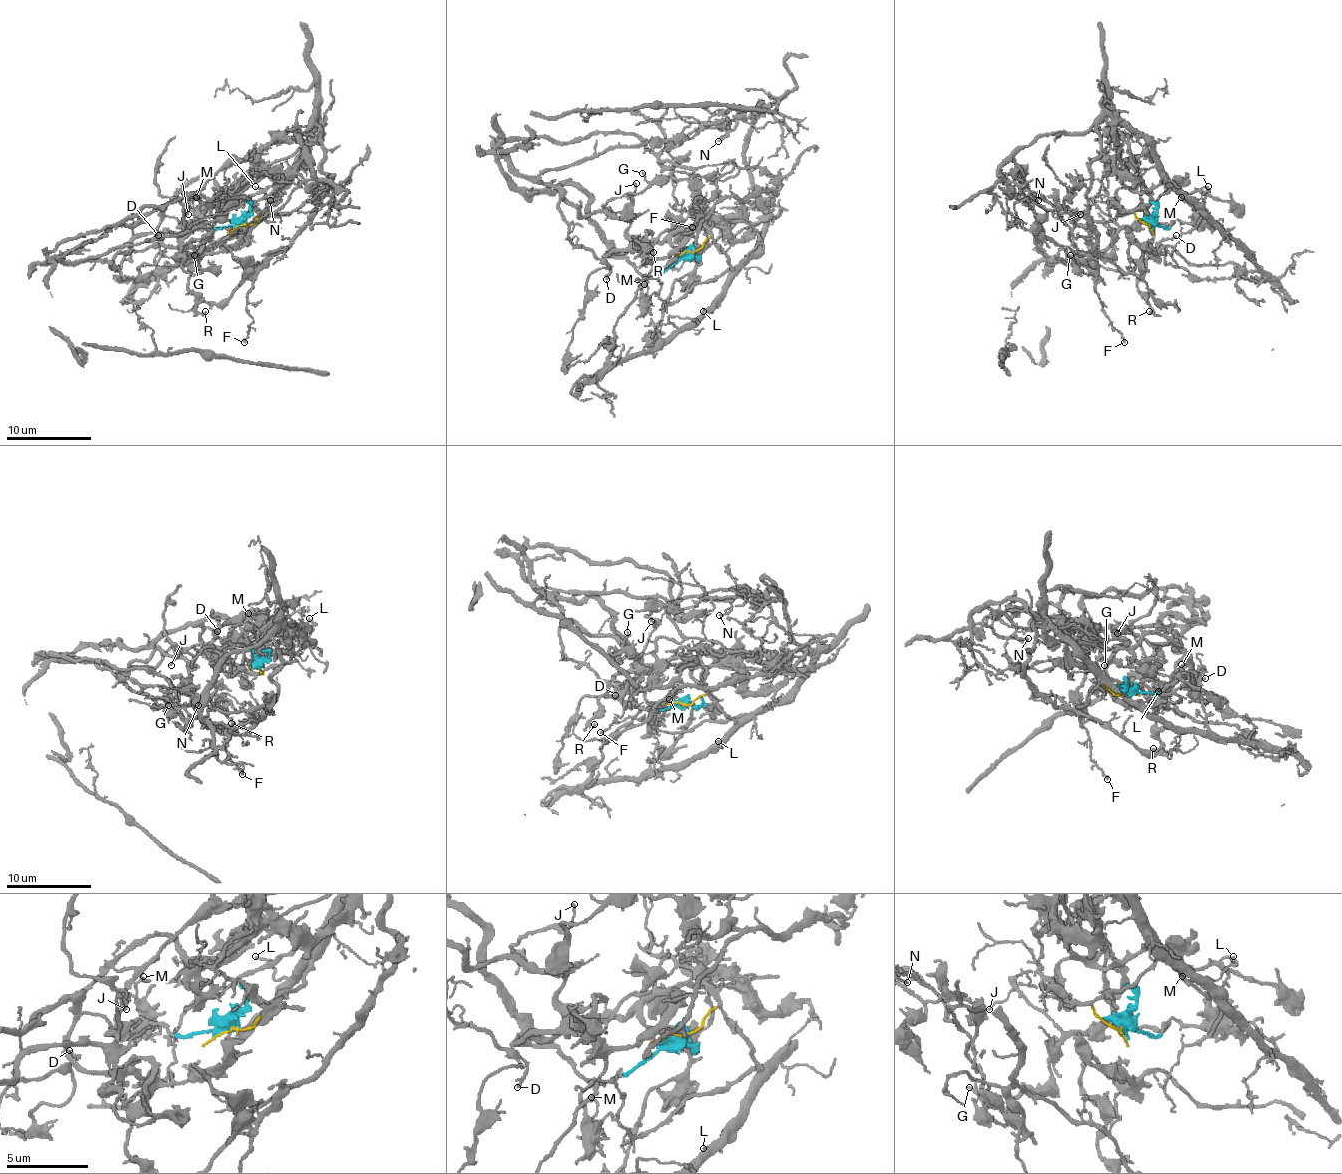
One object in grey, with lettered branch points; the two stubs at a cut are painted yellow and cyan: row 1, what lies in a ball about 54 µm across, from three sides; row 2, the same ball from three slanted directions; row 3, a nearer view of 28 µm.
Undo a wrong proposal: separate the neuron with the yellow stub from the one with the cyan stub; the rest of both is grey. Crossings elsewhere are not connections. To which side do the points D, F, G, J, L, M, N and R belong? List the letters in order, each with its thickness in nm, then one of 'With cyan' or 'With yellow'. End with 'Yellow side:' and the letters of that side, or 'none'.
D: Thickness 150 nm. With cyan
F: Thickness 150 nm. With yellow
G: Thickness 140 nm. With cyan
J: Thickness 110 nm. With cyan
L: Thickness 110 nm. With yellow
M: Thickness 120 nm. With cyan
N: Thickness 110 nm. With yellow
R: Thickness 200 nm. With cyan
Yellow side: F, L, N

